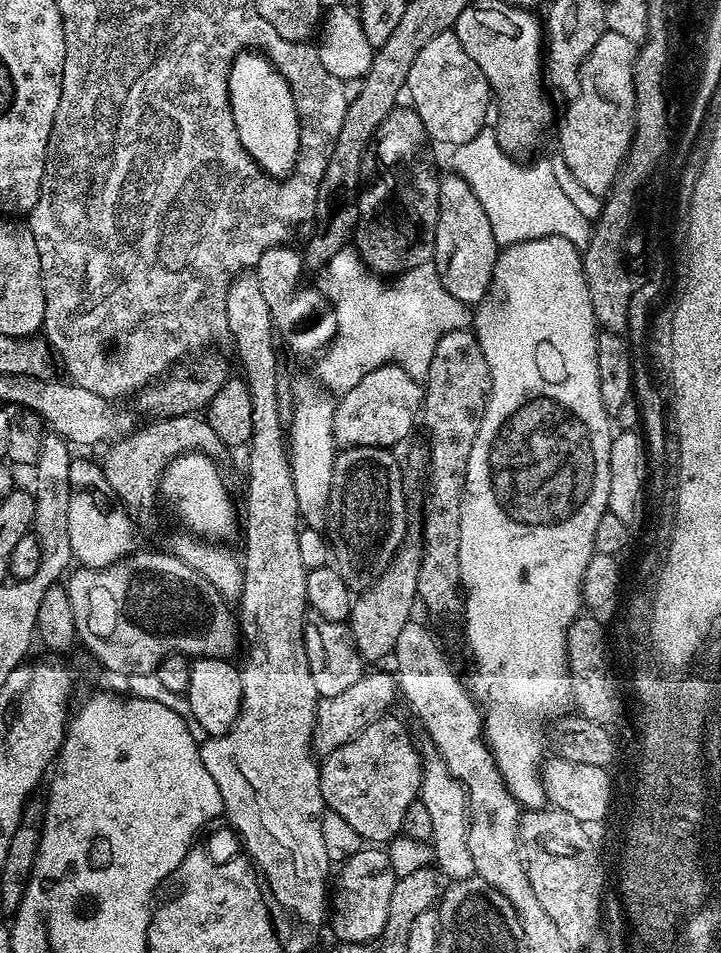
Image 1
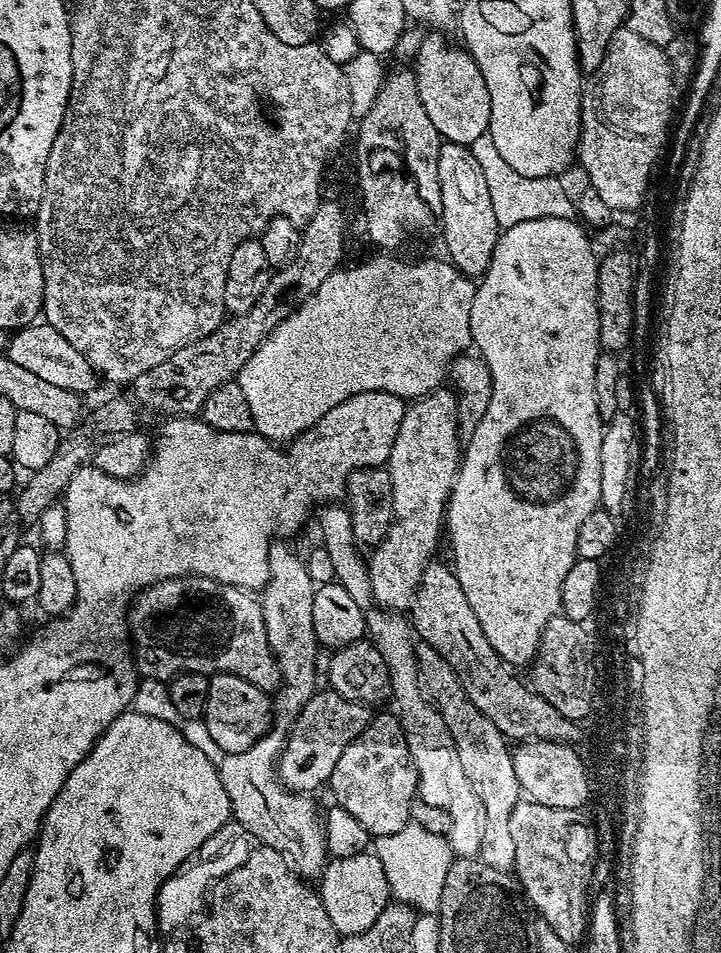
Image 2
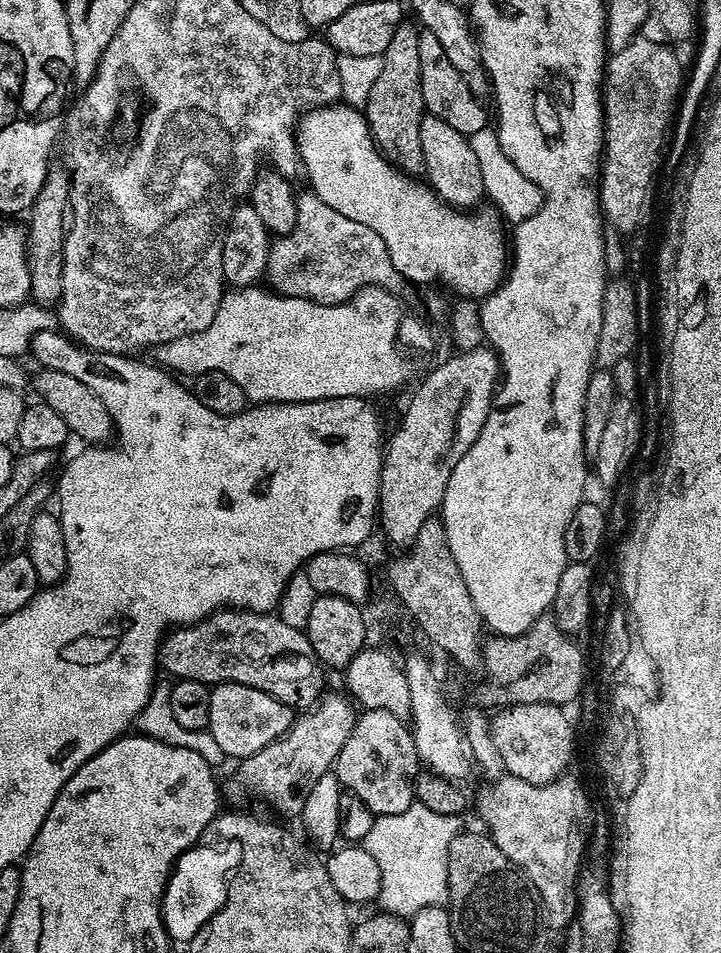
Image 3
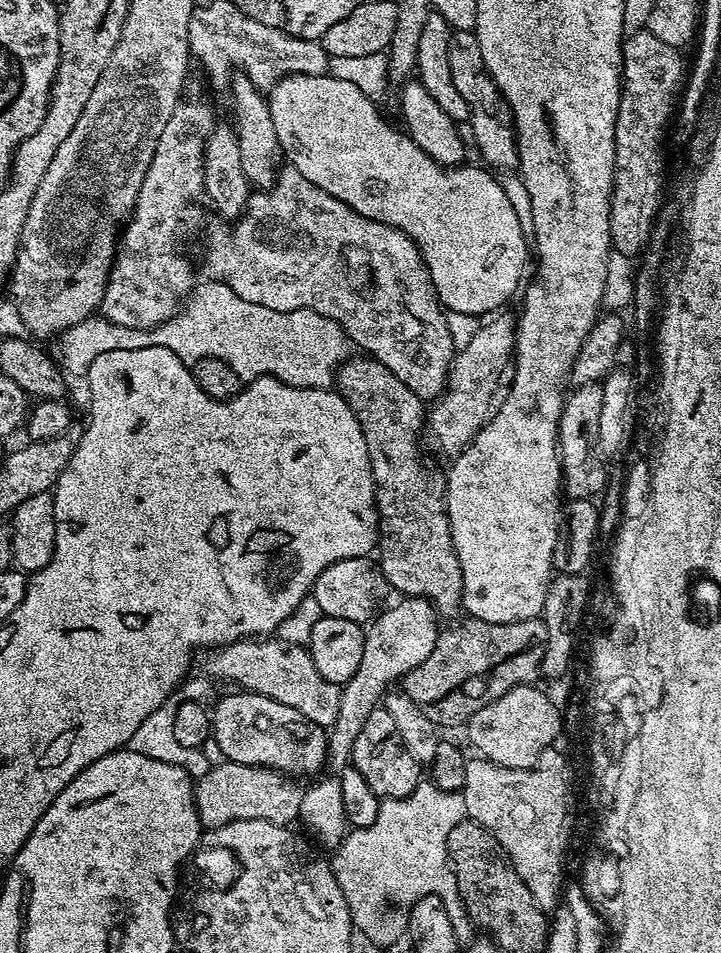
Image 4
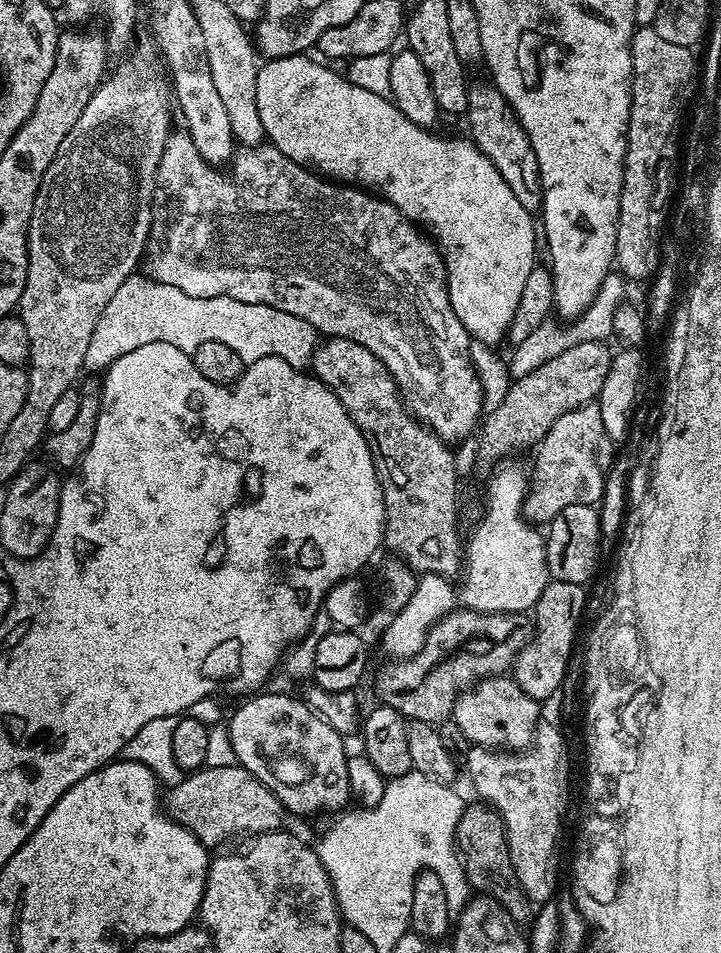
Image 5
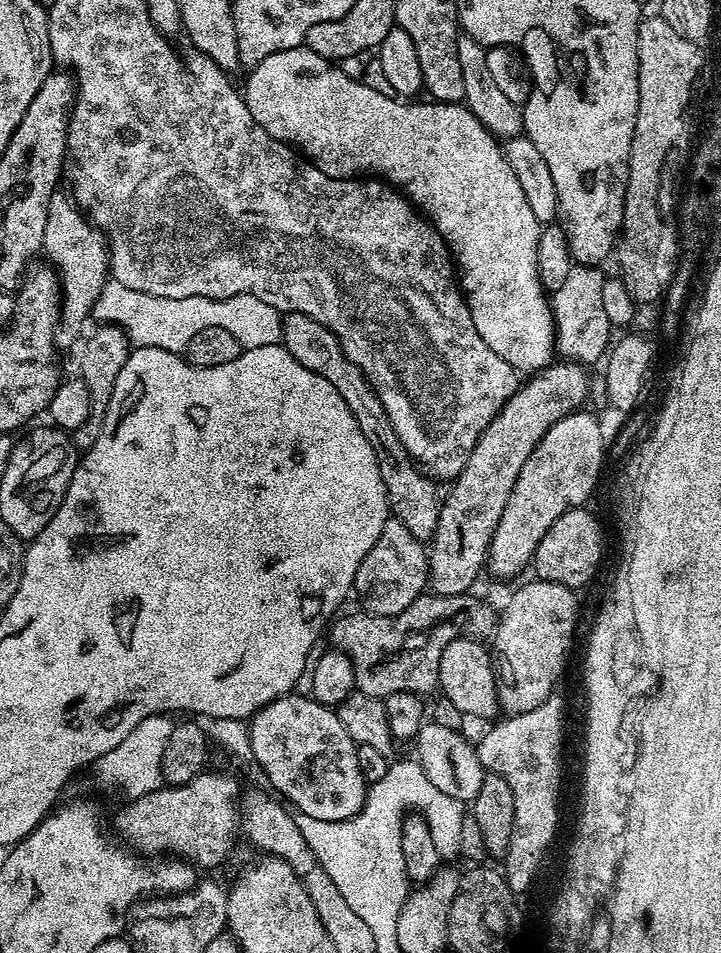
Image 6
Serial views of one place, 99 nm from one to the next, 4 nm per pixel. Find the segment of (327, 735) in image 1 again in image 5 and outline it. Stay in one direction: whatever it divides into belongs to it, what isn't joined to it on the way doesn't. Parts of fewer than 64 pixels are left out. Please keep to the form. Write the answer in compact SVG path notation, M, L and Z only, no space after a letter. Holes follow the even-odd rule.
M235 762L214 764L187 773L183 777L185 780L178 781L169 792L168 789L166 792L168 815L182 826L186 826L190 830L190 834L194 834L194 838L198 838L198 842L202 842L208 850L216 850L214 848L219 844L224 844L227 840L242 835L243 832L252 832L251 834L275 832L283 825L280 823L283 822L284 816L286 817L286 809L280 805L279 798L265 784L258 782L258 778L254 778L254 774L250 774Z

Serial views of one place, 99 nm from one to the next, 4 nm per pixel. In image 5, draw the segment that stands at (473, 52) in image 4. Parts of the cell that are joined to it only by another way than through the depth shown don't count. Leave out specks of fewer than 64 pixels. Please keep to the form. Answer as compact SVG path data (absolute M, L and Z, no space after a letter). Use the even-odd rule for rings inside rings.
M473 83L468 90L466 119L468 119L468 128L472 131L470 133L472 143L482 154L486 154L486 158L490 158L490 162L494 162L498 174L502 174L503 180L506 181L506 186L514 190L514 198L518 198L518 202L522 202L522 206L526 206L528 212L539 213L542 186L538 158L534 154L534 146L530 146L526 130L520 124L517 109L508 103L508 99L496 89L495 84Z

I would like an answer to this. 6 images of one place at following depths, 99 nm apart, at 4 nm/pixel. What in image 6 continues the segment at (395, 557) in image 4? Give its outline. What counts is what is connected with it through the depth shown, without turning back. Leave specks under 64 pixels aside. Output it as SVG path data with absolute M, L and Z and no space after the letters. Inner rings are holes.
M287 313L280 325L280 334L283 346L291 356L302 362L306 370L322 374L322 378L326 378L326 382L330 382L330 386L334 386L334 390L342 394L350 414L354 414L354 422L358 422L358 430L366 434L366 442L370 442L374 450L378 470L382 474L382 482L388 495L391 515L400 520L402 526L406 526L406 530L410 530L410 534L417 540L427 541L438 526L438 514L442 503L441 493L436 493L437 481L425 472L402 446L398 434L394 434L394 426L382 402L378 402L378 394L374 394L362 370L358 370L358 366L350 362L350 358L346 358L335 334L326 330L326 326L314 322L314 318L306 314Z

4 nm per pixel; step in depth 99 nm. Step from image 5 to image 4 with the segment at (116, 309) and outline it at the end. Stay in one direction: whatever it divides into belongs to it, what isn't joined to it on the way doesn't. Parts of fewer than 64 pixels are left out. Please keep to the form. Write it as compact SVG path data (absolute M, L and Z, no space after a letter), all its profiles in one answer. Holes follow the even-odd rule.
M204 282L187 297L186 310L176 313L172 319L160 325L159 328L145 330L142 328L127 328L111 324L103 318L89 318L68 328L63 332L60 344L59 363L69 377L87 377L90 362L98 358L98 354L107 354L109 350L134 350L144 348L147 344L161 344L163 348L174 350L178 358L185 362L195 362L202 358L222 358L238 374L241 382L257 380L260 376L273 376L290 386L299 388L332 388L336 374L341 364L349 359L350 341L344 328L338 322L326 318L309 308L299 308L293 312L270 310L266 306L258 306L254 302L246 302L246 298L238 298L234 290L225 284Z

